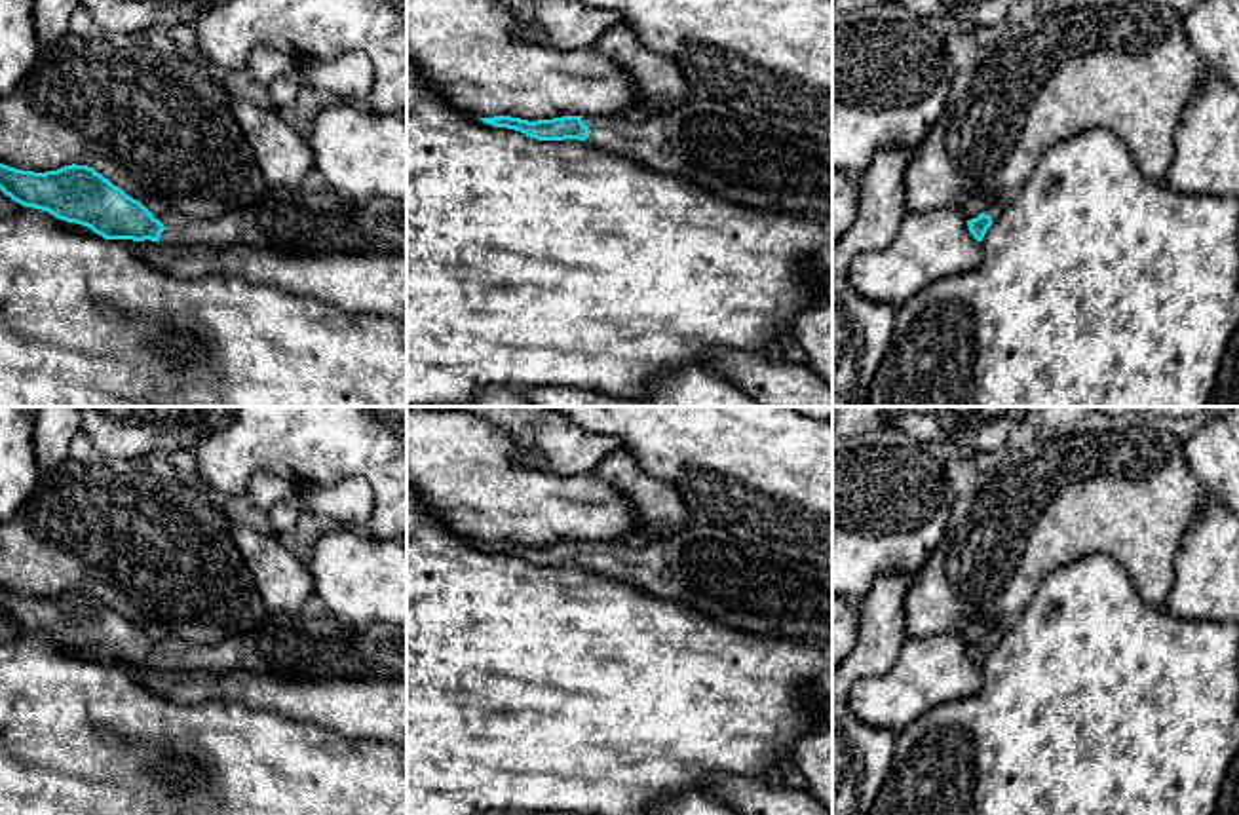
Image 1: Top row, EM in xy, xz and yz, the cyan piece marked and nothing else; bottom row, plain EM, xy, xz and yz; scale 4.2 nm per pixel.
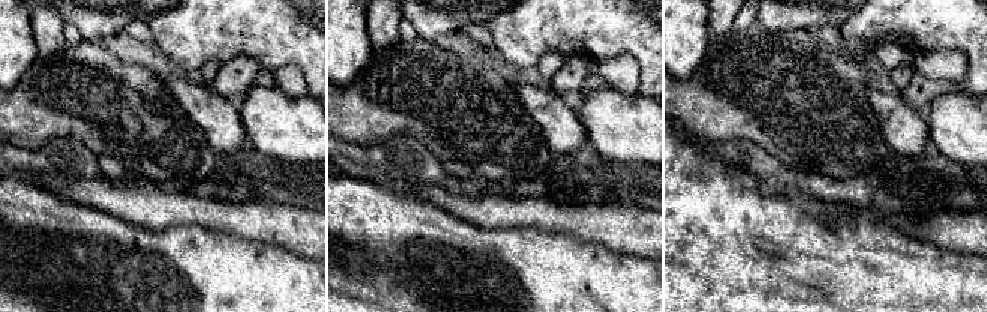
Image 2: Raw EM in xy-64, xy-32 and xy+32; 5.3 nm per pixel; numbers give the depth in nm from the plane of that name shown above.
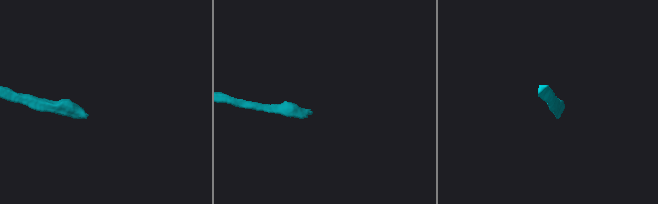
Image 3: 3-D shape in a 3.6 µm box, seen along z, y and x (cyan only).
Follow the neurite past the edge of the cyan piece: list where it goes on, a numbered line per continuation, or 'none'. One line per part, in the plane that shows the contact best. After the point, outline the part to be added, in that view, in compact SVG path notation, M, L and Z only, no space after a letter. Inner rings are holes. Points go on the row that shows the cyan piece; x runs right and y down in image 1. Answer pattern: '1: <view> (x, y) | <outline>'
1: xz (751, 162) | M688 99L677 110L627 122L620 116L583 116L591 129L581 142L625 154L654 171L682 177L732 201L832 218L832 144L747 118L720 103Z

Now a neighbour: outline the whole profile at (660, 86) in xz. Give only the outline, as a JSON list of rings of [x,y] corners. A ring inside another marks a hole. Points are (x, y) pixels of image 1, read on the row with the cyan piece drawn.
[[[620,23],[599,36],[595,49],[635,82],[637,103],[620,118],[644,122],[677,110],[692,99],[690,85],[677,63],[644,47],[631,25]]]

